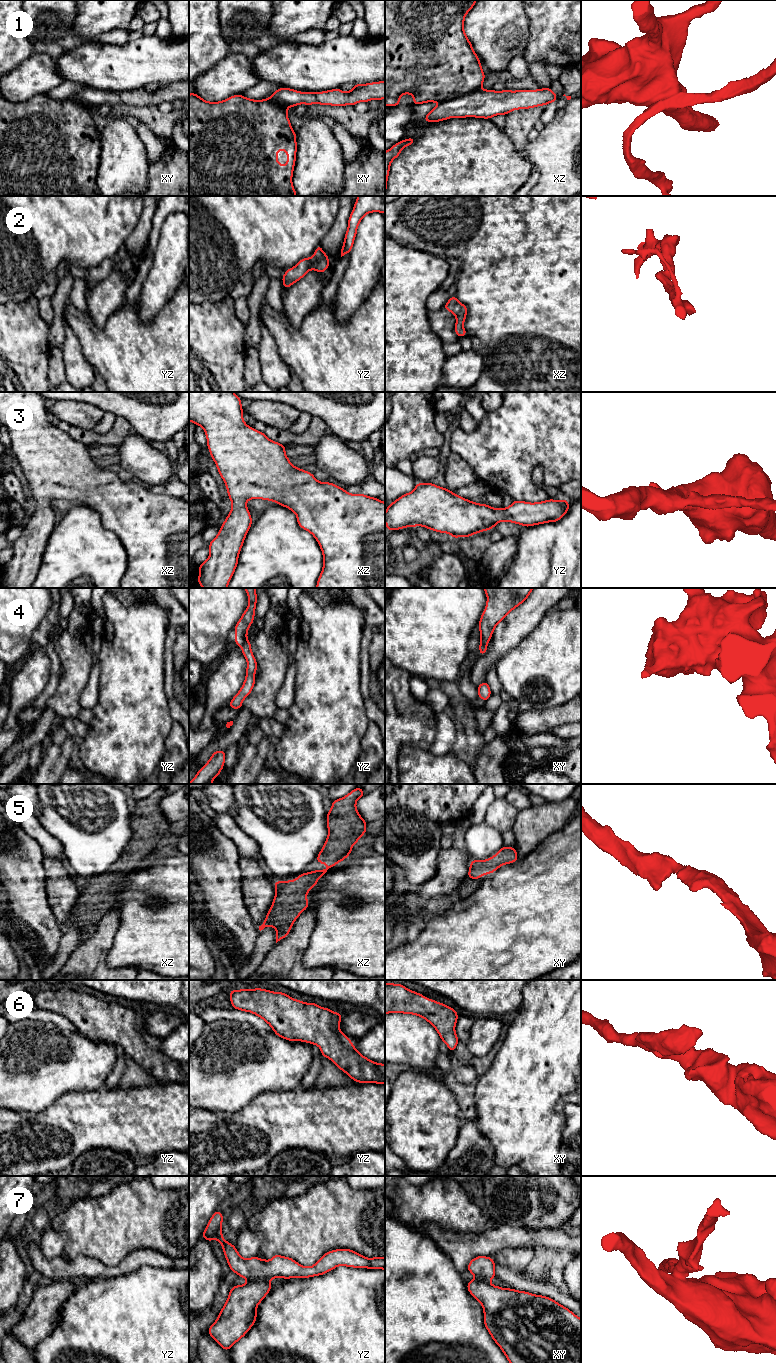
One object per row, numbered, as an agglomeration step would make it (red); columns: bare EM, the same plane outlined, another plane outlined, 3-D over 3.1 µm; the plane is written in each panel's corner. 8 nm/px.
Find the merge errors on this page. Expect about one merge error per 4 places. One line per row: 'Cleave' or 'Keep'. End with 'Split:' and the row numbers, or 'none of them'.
1: Cleave
2: Keep
3: Keep
4: Cleave
5: Keep
6: Keep
7: Cleave
Split: 1, 4, 7

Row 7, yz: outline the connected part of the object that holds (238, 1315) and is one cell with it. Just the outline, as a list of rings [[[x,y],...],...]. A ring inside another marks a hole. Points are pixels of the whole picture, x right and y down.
[[[259,1280],[231,1288],[217,1320],[208,1330],[208,1334],[226,1352],[255,1324],[257,1306],[272,1286],[267,1280]]]

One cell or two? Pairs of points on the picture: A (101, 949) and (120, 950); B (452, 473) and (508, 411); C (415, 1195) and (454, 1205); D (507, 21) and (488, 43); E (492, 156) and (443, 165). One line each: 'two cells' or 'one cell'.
A: two cells
B: two cells
C: one cell
D: one cell
E: one cell

